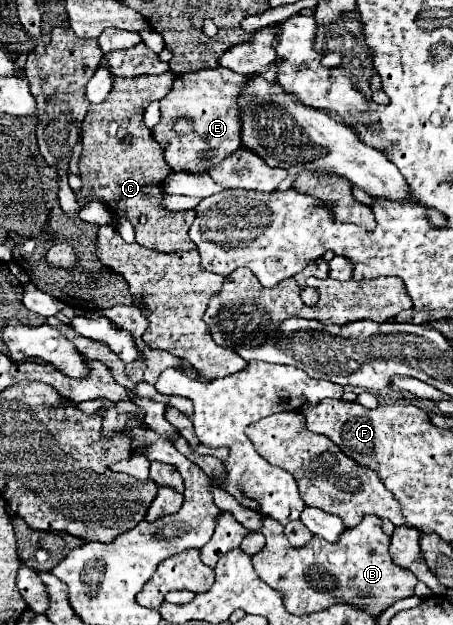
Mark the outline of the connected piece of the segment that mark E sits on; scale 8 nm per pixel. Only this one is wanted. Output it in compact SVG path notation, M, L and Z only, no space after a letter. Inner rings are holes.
M206 69L206 71L198 71L198 73L184 73L178 75L174 81L174 87L170 89L170 93L160 101L160 123L152 129L152 137L156 143L160 143L160 147L164 149L164 157L170 163L170 167L174 167L174 171L208 171L210 163L220 163L224 159L224 155L230 155L232 151L236 151L240 147L240 137L242 137L242 109L238 105L238 99L246 87L246 83L250 83L248 75L236 73L232 69ZM178 117L190 117L194 121L194 131L188 135L178 135L172 129L174 119Z

